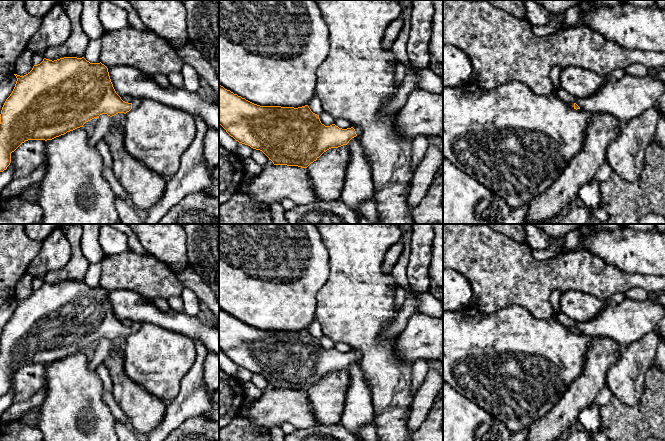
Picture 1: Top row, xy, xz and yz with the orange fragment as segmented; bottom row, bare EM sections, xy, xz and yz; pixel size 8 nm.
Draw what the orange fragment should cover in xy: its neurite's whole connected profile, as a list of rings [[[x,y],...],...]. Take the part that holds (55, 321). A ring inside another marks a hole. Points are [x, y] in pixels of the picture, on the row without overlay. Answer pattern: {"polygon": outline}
{"polygon": [[[64,281],[64,282],[54,284],[54,285],[44,282],[40,288],[34,289],[32,294],[28,298],[26,298],[24,300],[20,300],[17,298],[14,298],[14,299],[17,302],[15,311],[14,311],[12,317],[10,318],[10,320],[6,323],[6,325],[2,331],[2,334],[1,334],[1,338],[0,338],[0,396],[3,396],[4,394],[7,393],[7,391],[11,387],[11,377],[14,376],[25,365],[52,364],[56,361],[66,358],[67,356],[70,356],[77,352],[83,351],[83,349],[86,346],[88,346],[94,342],[99,342],[99,340],[102,338],[107,338],[110,341],[112,341],[118,337],[126,338],[131,333],[136,332],[144,325],[144,323],[142,323],[142,322],[135,323],[132,327],[123,325],[121,323],[121,321],[116,317],[116,315],[113,311],[113,308],[112,308],[110,300],[109,300],[108,292],[101,286],[100,287],[90,287],[84,281],[82,281],[82,282]]]}

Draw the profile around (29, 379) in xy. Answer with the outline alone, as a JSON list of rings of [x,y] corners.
[[[28,364],[13,376],[13,403],[30,399],[45,384],[45,364]]]

